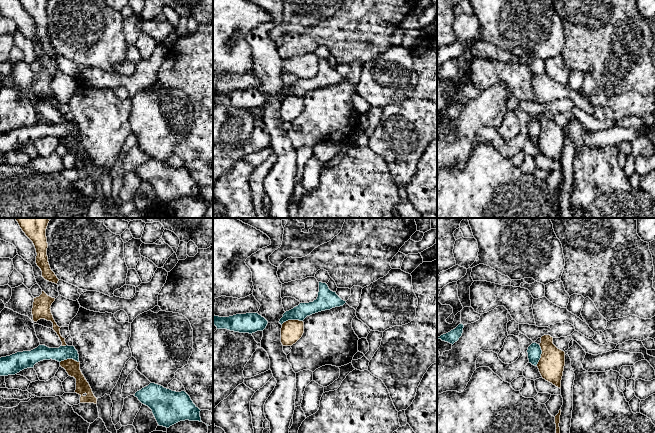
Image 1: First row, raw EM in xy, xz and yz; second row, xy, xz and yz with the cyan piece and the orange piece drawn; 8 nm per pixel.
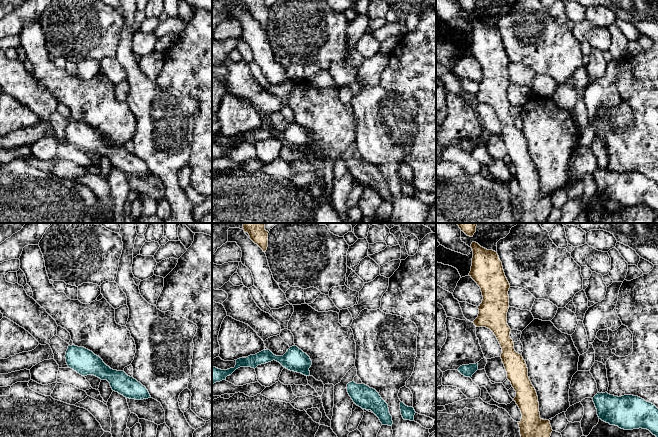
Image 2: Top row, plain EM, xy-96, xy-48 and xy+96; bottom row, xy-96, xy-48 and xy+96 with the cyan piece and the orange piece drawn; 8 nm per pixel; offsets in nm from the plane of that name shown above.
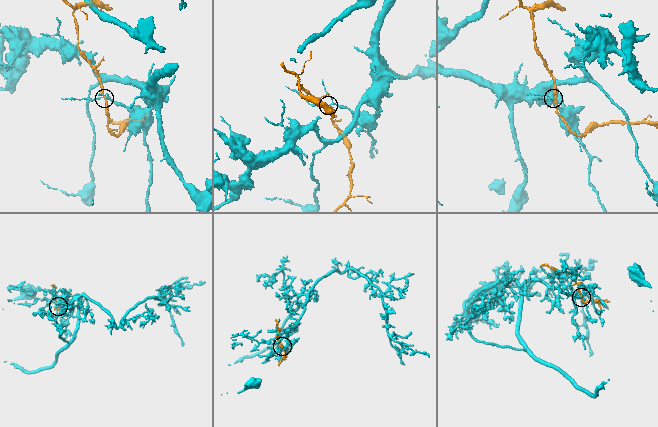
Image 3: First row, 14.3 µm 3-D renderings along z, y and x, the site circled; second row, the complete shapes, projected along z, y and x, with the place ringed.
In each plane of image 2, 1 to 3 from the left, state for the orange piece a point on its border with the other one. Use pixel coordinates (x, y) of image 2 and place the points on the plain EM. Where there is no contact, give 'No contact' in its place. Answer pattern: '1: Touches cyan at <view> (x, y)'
1: No contact
2: No contact
3: No contact

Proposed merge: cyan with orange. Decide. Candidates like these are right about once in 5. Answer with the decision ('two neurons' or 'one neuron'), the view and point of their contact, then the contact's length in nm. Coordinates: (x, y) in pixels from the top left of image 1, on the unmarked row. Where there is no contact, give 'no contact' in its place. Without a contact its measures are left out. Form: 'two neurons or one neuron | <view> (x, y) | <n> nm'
two neurons | yz (540, 131) | 180 nm

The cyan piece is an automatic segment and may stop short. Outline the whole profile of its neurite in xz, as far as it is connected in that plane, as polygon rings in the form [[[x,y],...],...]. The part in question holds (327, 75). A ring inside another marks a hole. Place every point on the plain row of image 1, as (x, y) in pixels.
[[[319,58],[317,75],[309,79],[300,79],[293,85],[286,87],[279,99],[282,101],[288,96],[303,97],[307,92],[343,82],[345,79],[346,77],[342,76],[336,68],[331,67],[326,59]]]

